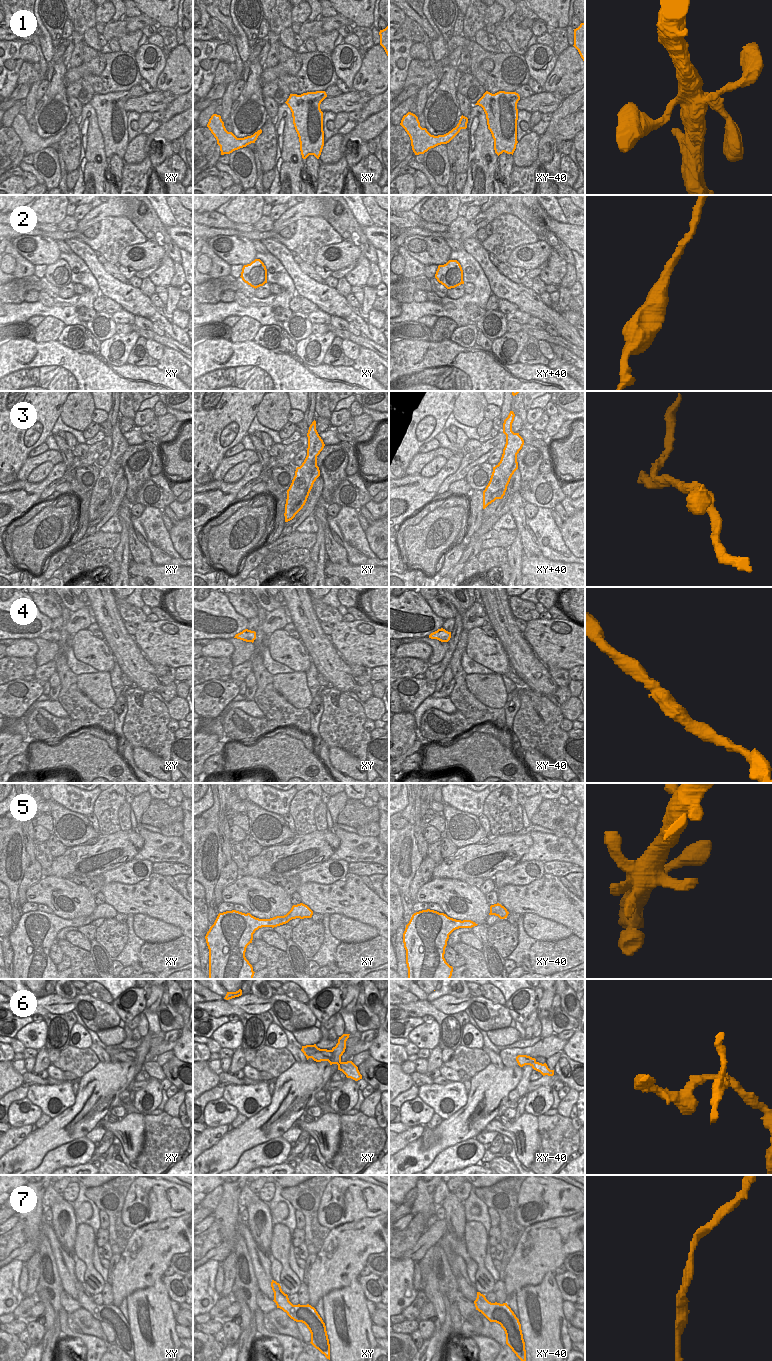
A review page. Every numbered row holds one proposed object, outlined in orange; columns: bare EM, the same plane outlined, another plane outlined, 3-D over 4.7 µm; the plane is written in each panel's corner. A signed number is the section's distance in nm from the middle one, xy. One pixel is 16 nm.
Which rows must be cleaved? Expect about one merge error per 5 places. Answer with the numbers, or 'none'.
2, 6.

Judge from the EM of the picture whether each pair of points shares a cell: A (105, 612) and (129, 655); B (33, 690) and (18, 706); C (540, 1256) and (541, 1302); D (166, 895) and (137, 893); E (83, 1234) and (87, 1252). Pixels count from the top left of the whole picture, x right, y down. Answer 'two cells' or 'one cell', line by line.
A: one cell
B: one cell
C: two cells
D: one cell
E: one cell

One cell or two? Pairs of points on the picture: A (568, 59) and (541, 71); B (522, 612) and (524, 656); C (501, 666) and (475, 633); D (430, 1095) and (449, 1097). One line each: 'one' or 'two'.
A: two
B: two
C: one
D: one

